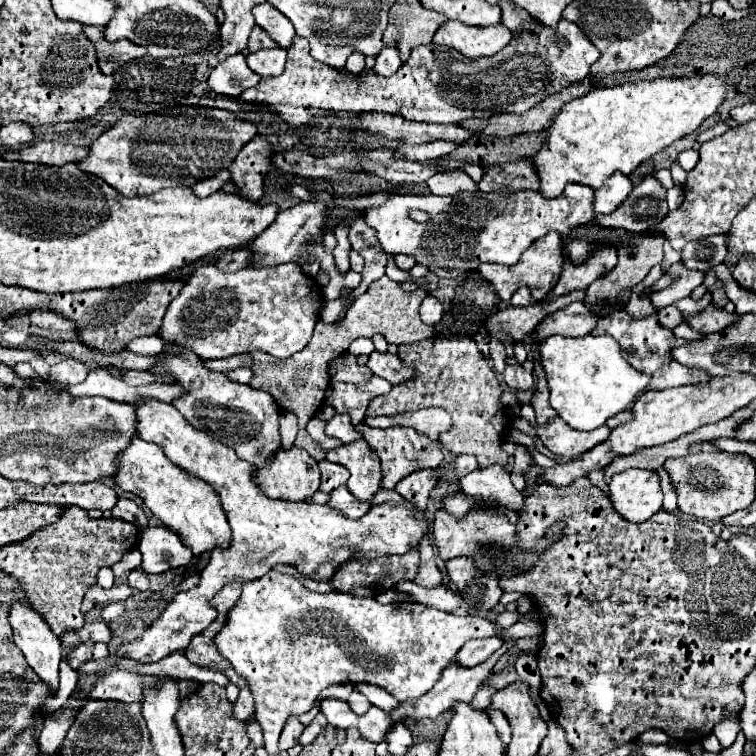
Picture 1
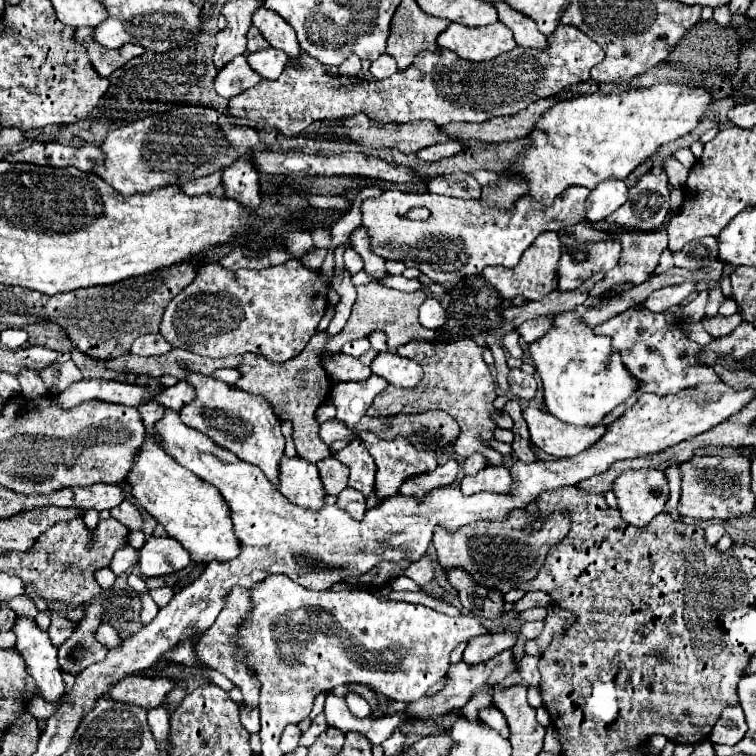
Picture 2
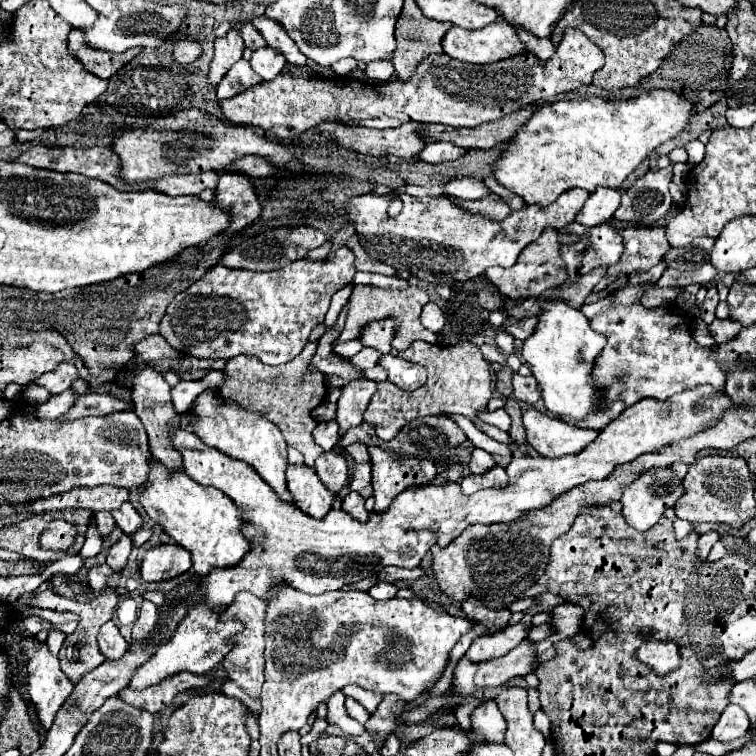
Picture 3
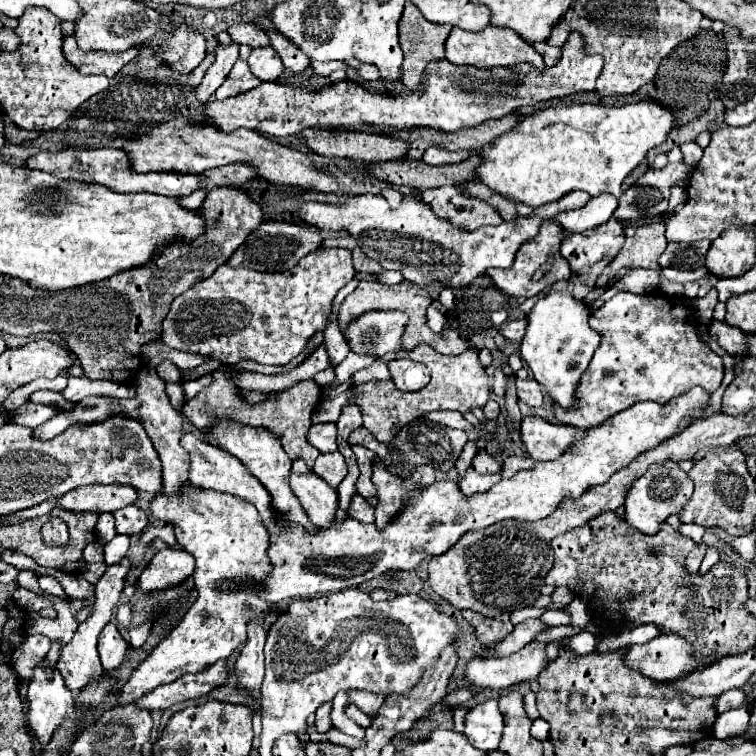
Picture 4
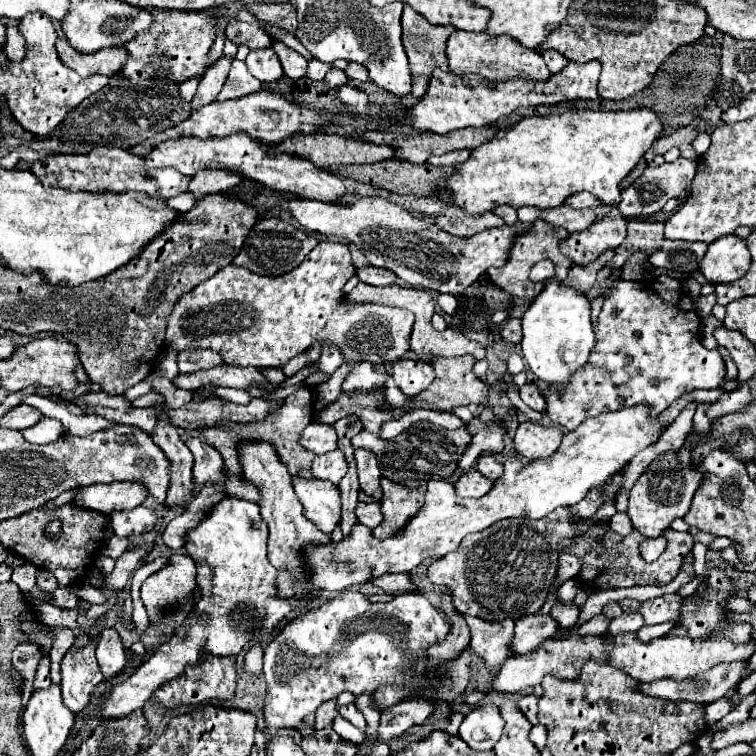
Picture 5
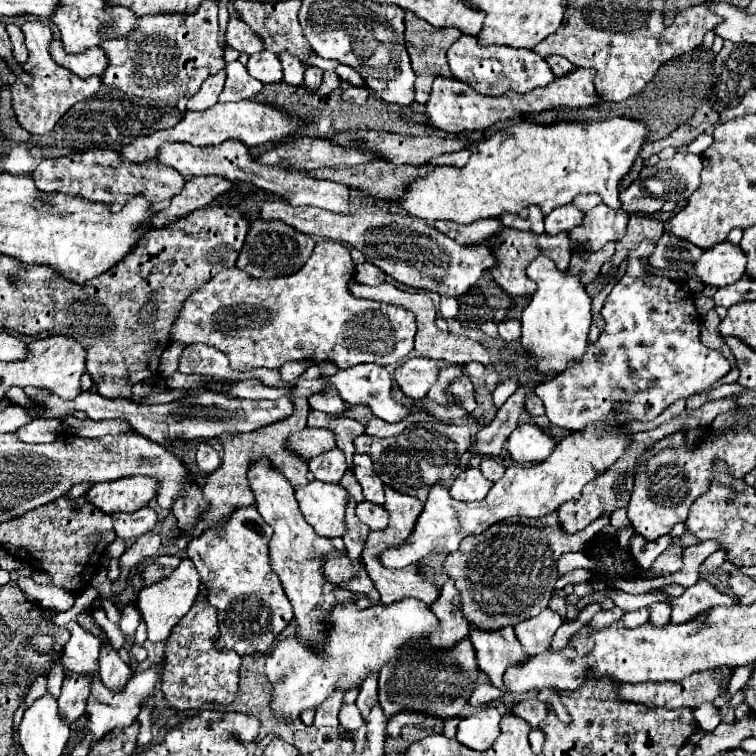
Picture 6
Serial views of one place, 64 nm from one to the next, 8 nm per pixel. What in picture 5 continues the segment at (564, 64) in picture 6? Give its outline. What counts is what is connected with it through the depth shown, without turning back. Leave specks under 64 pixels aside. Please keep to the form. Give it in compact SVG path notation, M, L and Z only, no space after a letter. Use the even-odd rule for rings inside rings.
M544 50L544 52L542 52L542 58L544 58L548 70L554 72L554 74L560 72L560 70L564 68L564 64L568 62L564 56L560 56L560 52L554 52L554 50Z

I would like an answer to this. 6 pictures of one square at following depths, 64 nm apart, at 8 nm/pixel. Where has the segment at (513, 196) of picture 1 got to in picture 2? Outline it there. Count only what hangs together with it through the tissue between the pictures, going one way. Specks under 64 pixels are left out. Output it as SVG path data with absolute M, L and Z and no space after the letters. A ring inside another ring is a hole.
M572 186L566 188L564 196L558 196L550 206L538 204L532 196L522 196L516 200L516 206L502 210L484 204L482 198L458 200L428 192L406 194L400 190L386 190L382 196L362 202L362 224L368 228L372 238L372 250L386 260L404 260L406 266L414 266L422 274L436 270L470 276L480 274L486 266L512 268L542 232L558 232L570 224L584 222L588 194L588 188ZM410 208L426 208L430 218L426 222L408 220L406 212Z

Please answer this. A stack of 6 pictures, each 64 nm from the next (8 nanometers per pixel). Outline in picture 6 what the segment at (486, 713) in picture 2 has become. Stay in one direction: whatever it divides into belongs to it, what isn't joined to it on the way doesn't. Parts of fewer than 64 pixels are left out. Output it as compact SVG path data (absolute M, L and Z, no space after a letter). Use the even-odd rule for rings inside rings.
M484 706L472 716L466 716L458 724L456 738L472 750L492 748L496 736L500 736L500 712L494 706Z

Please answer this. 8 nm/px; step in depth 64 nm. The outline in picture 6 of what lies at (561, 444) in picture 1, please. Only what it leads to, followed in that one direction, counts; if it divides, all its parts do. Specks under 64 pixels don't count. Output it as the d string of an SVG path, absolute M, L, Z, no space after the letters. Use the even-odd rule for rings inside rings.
M520 424L508 438L508 452L516 462L540 462L550 456L556 438L536 424Z

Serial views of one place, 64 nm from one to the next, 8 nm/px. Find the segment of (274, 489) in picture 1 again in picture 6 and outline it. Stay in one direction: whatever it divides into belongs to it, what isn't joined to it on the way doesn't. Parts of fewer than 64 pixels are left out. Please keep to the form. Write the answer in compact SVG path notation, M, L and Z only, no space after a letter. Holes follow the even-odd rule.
M312 480L306 488L296 488L296 500L304 520L314 526L316 534L326 538L344 534L344 506L348 492L340 484Z

